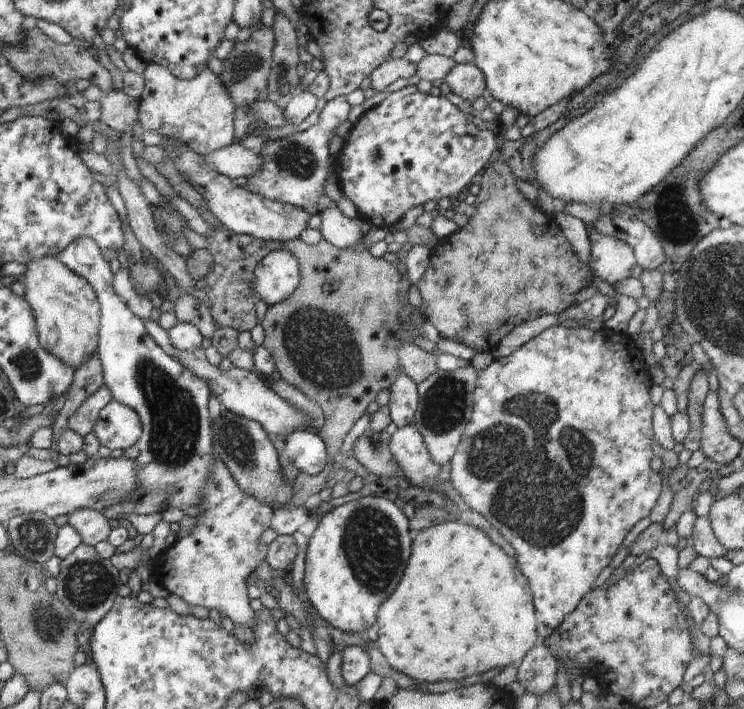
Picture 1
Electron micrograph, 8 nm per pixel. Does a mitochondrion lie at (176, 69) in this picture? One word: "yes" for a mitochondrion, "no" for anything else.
no

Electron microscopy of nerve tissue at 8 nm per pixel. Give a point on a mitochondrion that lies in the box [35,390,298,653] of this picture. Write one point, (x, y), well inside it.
(87, 584)

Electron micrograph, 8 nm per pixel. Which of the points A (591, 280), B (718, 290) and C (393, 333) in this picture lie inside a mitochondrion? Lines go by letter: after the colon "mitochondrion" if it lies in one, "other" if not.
A: other
B: mitochondrion
C: other

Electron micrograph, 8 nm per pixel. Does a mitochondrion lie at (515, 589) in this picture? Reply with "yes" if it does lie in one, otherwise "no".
no

